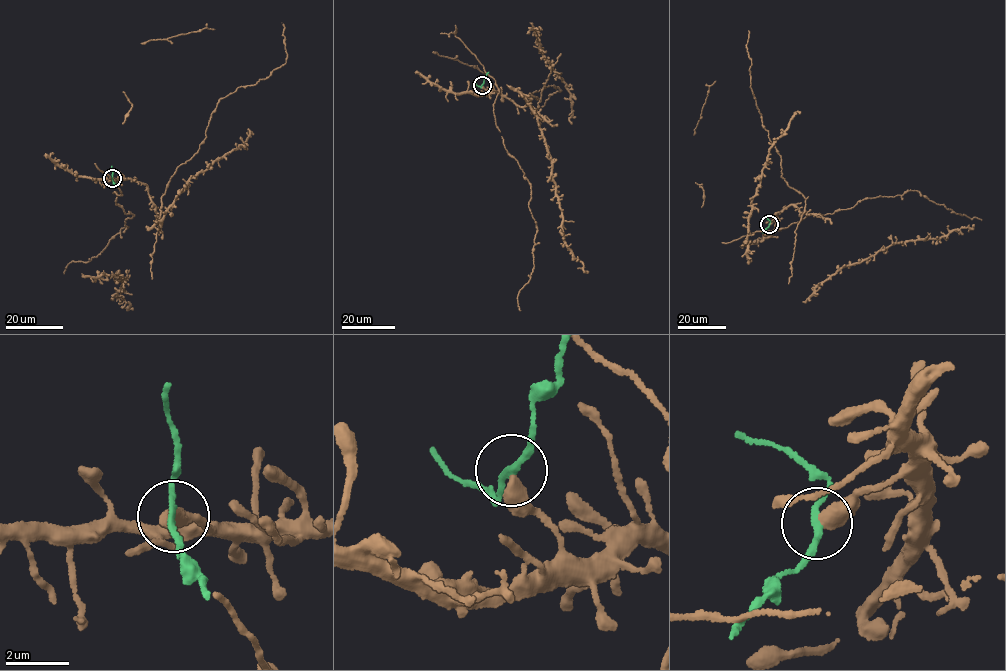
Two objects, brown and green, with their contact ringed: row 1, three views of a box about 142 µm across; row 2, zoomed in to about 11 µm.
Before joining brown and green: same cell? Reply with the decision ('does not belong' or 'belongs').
does not belong

